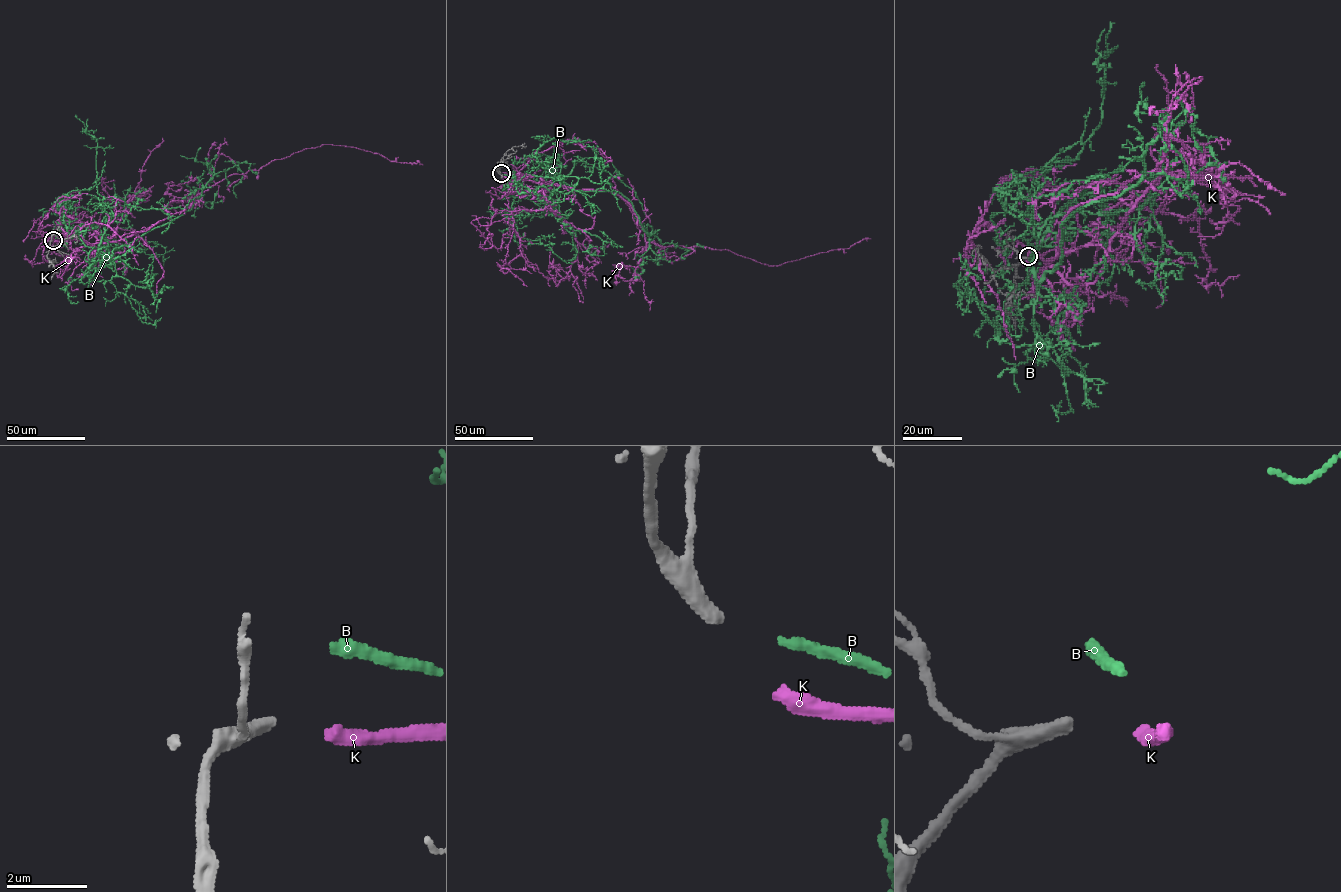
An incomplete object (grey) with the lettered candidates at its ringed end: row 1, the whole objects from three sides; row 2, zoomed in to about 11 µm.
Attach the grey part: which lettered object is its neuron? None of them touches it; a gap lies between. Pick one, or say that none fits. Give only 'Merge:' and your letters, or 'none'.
Merge: K

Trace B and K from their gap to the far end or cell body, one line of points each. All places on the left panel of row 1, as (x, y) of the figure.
B: (55, 237), (73, 236), (111, 255), (190, 209), (214, 175), (237, 165), (243, 173), (233, 187), (237, 198)
K: (55, 241), (122, 240), (188, 207), (198, 193), (230, 175), (324, 144), (423, 165)

